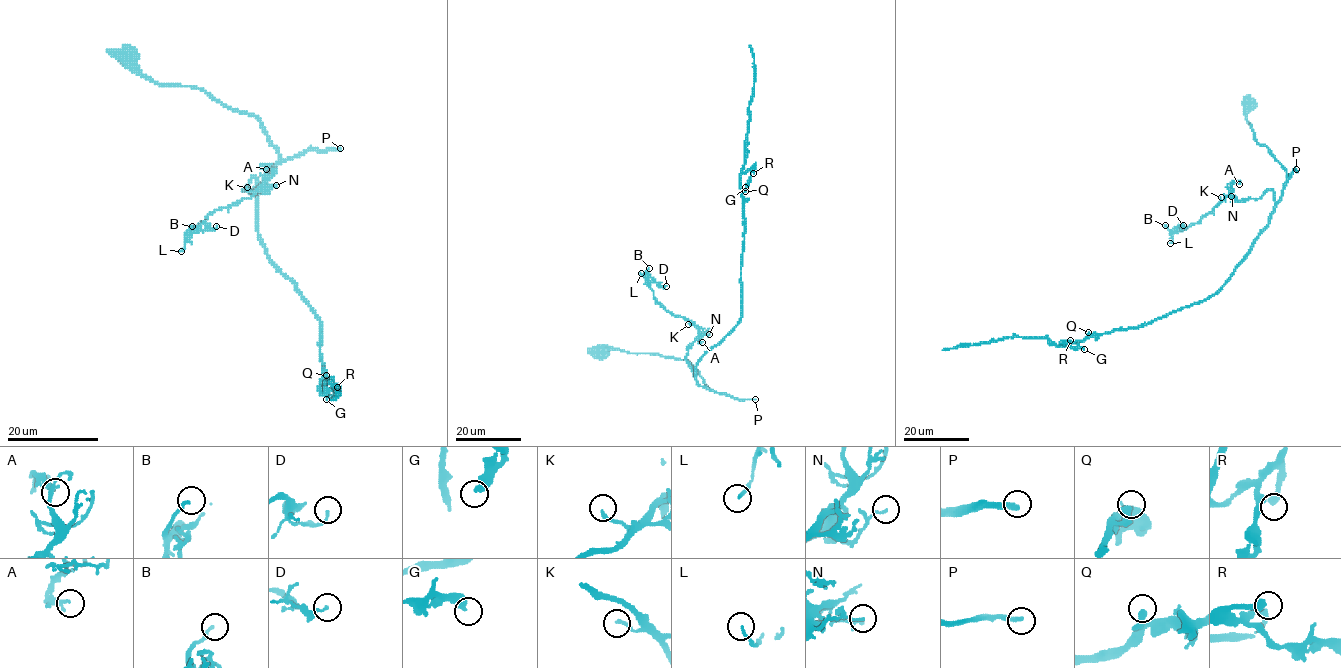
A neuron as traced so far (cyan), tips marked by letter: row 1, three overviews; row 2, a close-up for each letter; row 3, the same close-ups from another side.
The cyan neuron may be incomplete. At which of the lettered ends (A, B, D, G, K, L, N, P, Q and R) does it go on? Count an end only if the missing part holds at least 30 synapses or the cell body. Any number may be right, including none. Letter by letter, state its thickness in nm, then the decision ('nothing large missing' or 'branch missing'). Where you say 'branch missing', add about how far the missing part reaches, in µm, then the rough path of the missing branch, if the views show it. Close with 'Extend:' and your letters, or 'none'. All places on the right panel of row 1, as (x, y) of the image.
A: 80 nm | nothing large missing
B: 180 nm | nothing large missing
D: 130 nm | nothing large missing
G: 340 nm | nothing large missing
K: 170 nm | nothing large missing
L: 140 nm | nothing large missing
N: 120 nm | nothing large missing
P: 280 nm | branch missing | 300 µm
Q: 340 nm | nothing large missing
R: 360 nm | nothing large missing
Extend: P

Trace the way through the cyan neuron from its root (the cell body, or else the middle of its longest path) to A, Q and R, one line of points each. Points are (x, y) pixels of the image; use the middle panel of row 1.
A: (603, 349), (684, 359), (711, 390), (698, 384), (686, 359), (688, 348), (702, 332), (702, 342)
Q: (603, 349), (684, 359), (711, 390), (697, 382), (695, 368), (741, 316), (742, 192), (745, 191)
R: (603, 349), (684, 359), (711, 390), (697, 382), (695, 368), (741, 316), (740, 175), (753, 167), (753, 173)

